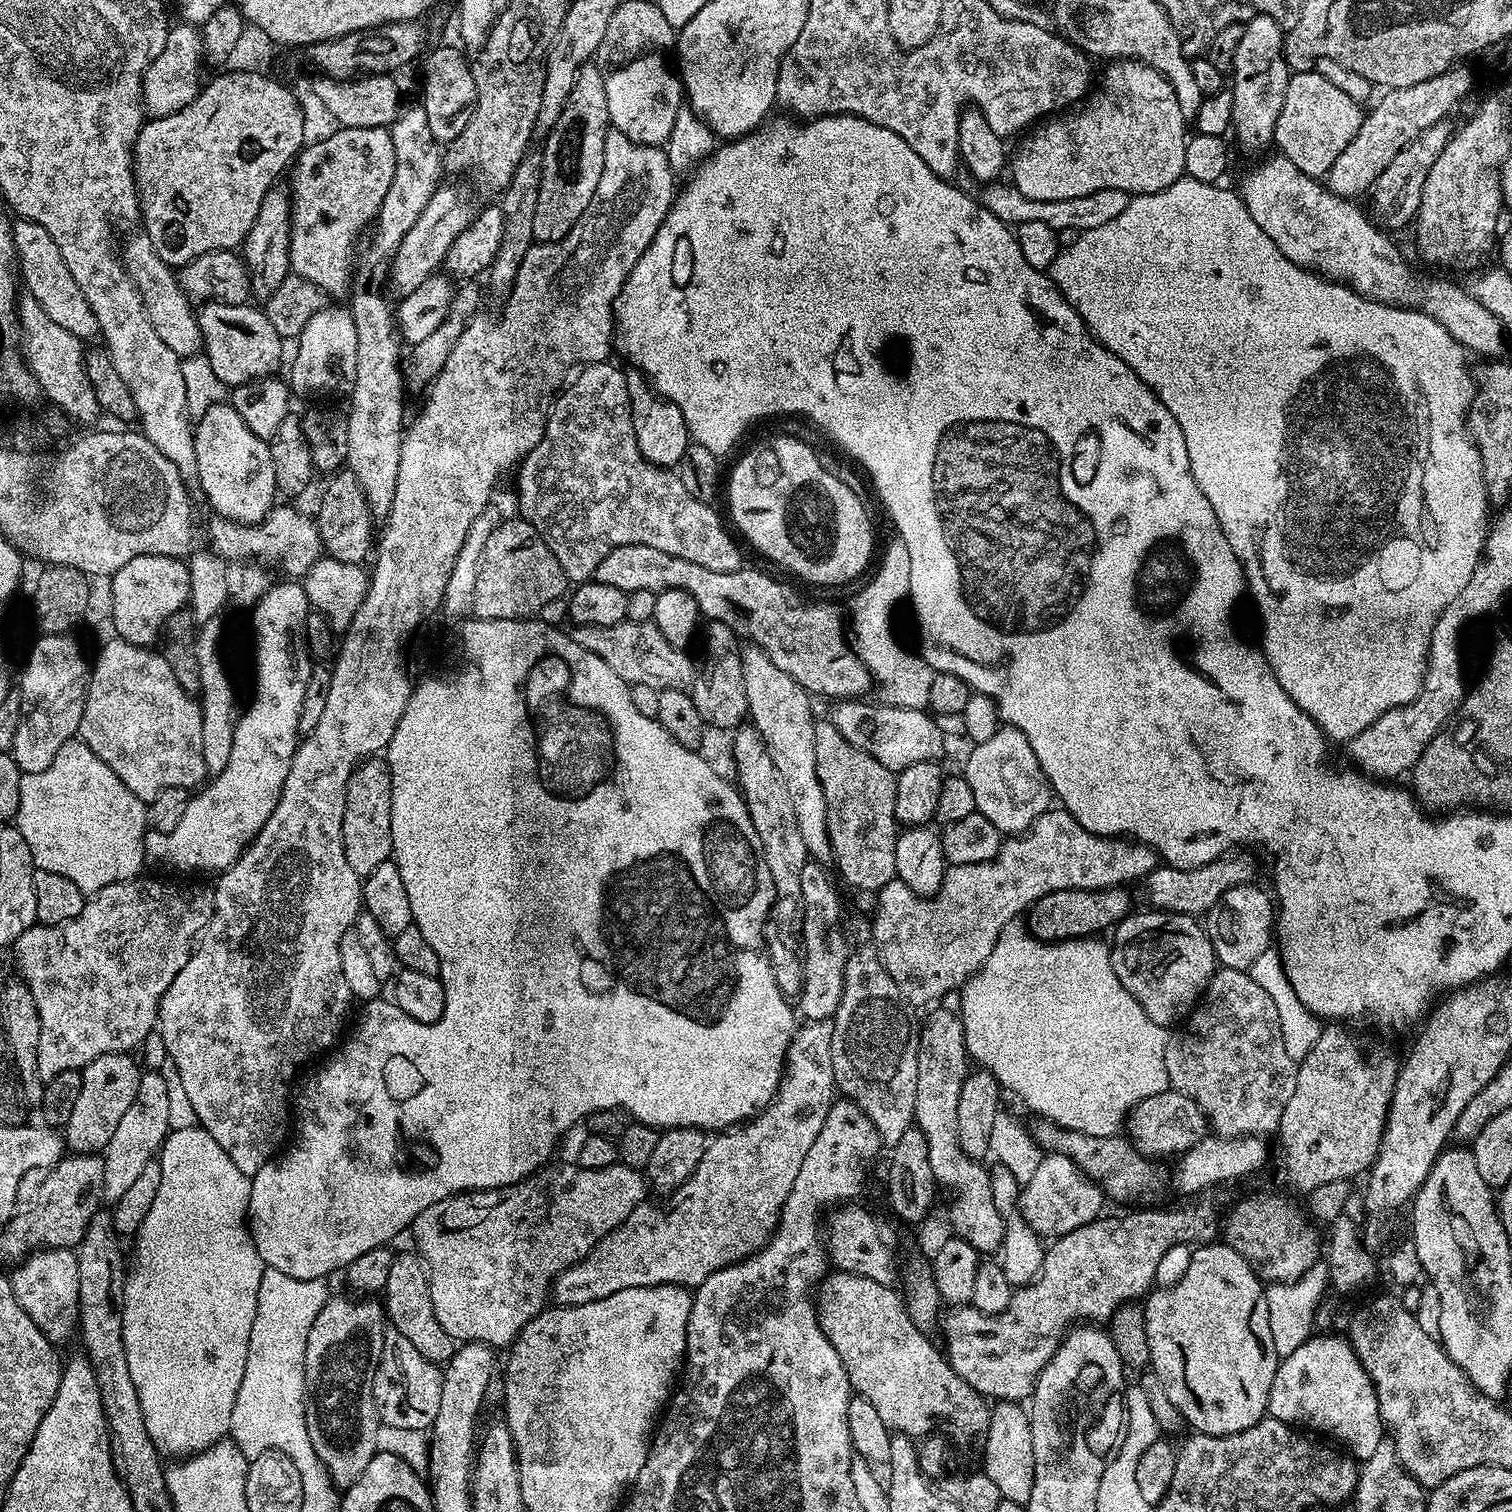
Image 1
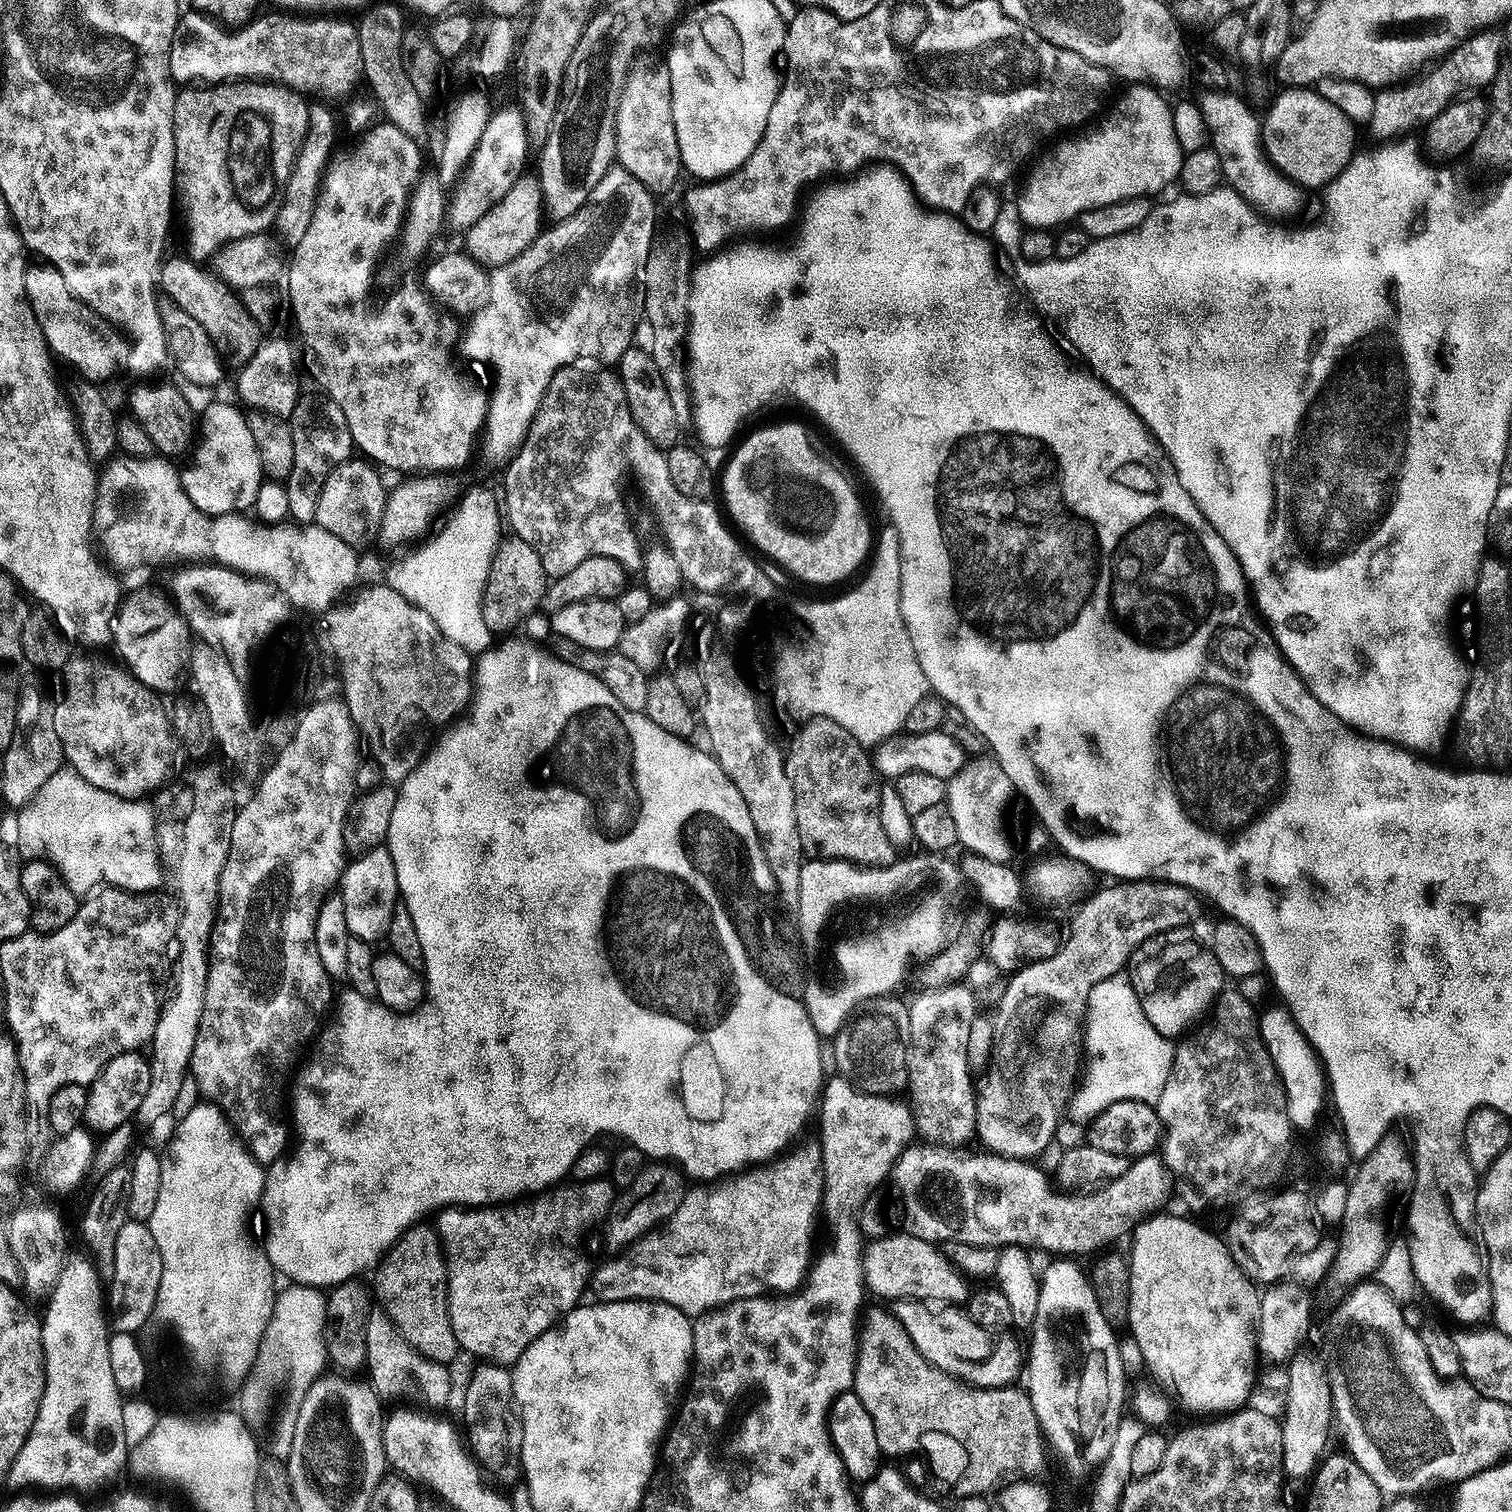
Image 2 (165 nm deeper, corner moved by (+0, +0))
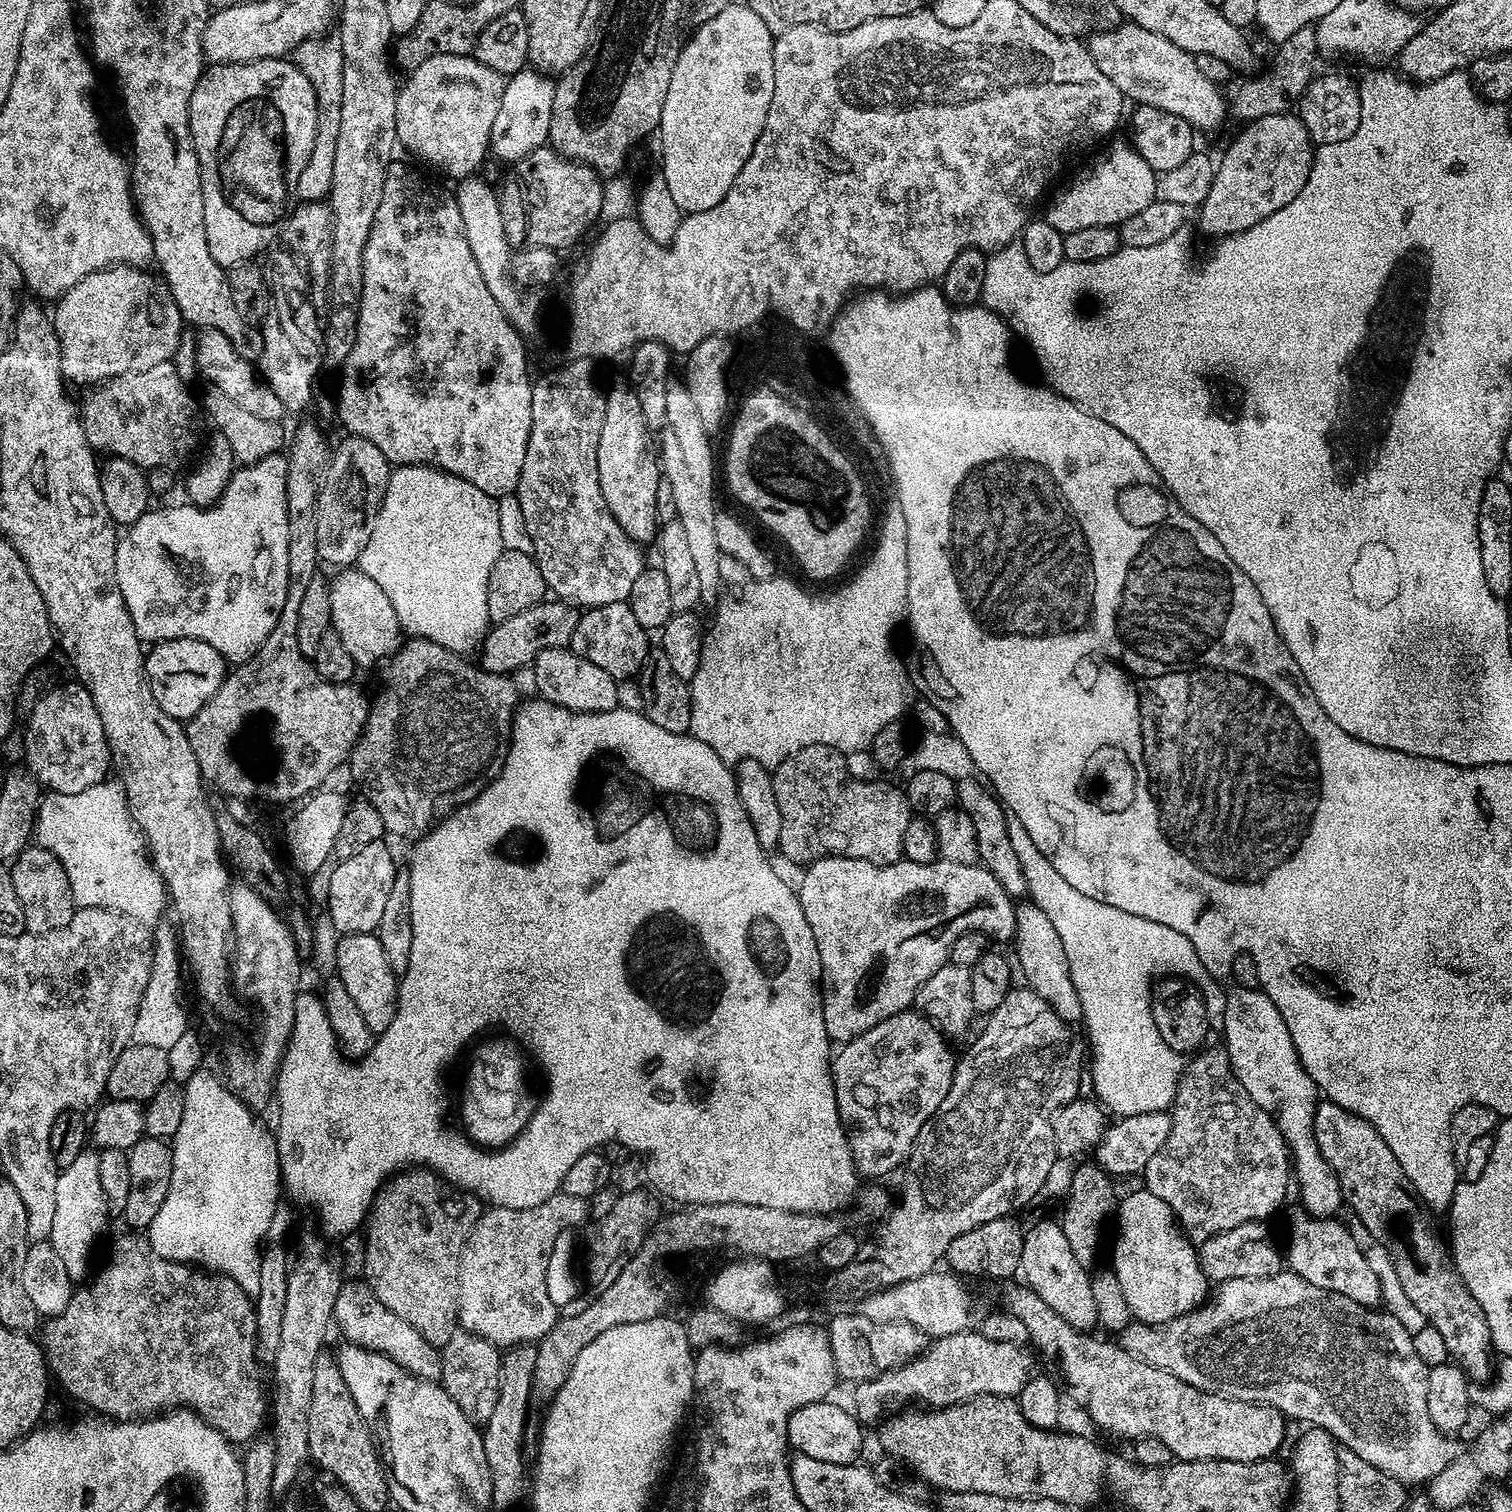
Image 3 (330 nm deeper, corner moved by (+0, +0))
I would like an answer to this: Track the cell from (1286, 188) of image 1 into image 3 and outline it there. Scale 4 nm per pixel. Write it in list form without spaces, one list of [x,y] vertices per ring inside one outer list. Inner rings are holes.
[[[1131,22],[1121,23],[1120,27],[1111,32],[1097,32],[1087,41],[1086,47],[1091,54],[1098,70],[1118,86],[1118,90],[1129,101],[1136,100],[1137,105],[1149,104],[1158,110],[1166,110],[1170,114],[1178,114],[1178,118],[1186,118],[1197,133],[1216,132],[1229,119],[1228,101],[1225,93],[1210,78],[1205,78],[1198,70],[1198,62],[1194,55],[1182,50],[1164,38],[1162,34],[1154,34]]]

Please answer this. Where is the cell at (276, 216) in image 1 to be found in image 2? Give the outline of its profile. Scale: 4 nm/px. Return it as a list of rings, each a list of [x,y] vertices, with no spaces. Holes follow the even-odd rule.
[[[312,102],[308,105],[308,129],[304,135],[304,141],[300,143],[300,151],[296,153],[292,173],[286,182],[284,201],[276,215],[275,235],[282,238],[283,243],[288,246],[302,242],[310,226],[310,220],[314,218],[316,203],[320,198],[320,188],[324,185],[324,173],[328,171],[328,165],[334,159],[332,151],[336,148],[336,116],[328,105],[331,103],[320,103],[324,104]]]

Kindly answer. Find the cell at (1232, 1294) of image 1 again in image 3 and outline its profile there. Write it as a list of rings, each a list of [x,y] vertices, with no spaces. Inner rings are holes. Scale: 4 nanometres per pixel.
[[[1147,1190],[1132,1192],[1122,1200],[1119,1201],[1118,1211],[1114,1216],[1116,1245],[1112,1248],[1110,1267],[1118,1274],[1118,1282],[1122,1282],[1122,1294],[1126,1294],[1126,1302],[1133,1317],[1141,1324],[1165,1324],[1203,1304],[1210,1292],[1210,1280],[1200,1265],[1193,1241],[1182,1231],[1170,1206],[1166,1206],[1162,1198]]]

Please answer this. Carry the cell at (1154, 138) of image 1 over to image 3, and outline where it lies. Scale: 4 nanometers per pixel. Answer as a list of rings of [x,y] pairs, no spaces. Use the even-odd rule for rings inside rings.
[[[1135,147],[1116,148],[1105,160],[1100,160],[1081,180],[1076,180],[1046,212],[1046,219],[1054,230],[1073,232],[1090,230],[1090,226],[1119,226],[1126,218],[1146,210],[1156,199],[1157,173],[1153,172]]]

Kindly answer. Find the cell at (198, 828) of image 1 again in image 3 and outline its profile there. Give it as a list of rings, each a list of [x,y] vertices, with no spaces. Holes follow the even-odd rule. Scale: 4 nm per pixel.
[[[280,454],[268,456],[256,464],[237,467],[232,475],[232,481],[228,483],[228,489],[215,506],[205,510],[203,507],[184,502],[181,508],[160,508],[157,512],[149,510],[145,512],[137,524],[131,525],[127,531],[129,532],[128,540],[121,539],[116,545],[116,581],[130,618],[134,622],[134,630],[141,641],[159,642],[162,640],[181,640],[182,638],[201,640],[206,642],[210,648],[218,650],[225,661],[232,663],[233,660],[233,665],[236,666],[249,660],[264,645],[266,638],[270,638],[270,634],[288,601],[290,522],[288,521],[287,478],[287,459]]]

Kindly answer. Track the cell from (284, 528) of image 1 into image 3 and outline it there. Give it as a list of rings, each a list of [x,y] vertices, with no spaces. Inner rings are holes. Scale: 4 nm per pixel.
[[[340,570],[335,573],[336,581],[331,581],[332,626],[331,631],[342,638],[342,646],[354,658],[357,669],[387,661],[400,650],[402,629],[400,619],[382,588],[364,572]]]

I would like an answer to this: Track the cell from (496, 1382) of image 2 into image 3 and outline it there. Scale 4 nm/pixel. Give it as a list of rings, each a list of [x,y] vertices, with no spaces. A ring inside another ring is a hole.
[[[457,1330],[446,1342],[440,1353],[442,1374],[439,1383],[458,1402],[458,1410],[466,1414],[473,1424],[482,1426],[494,1414],[494,1402],[498,1402],[498,1378],[500,1377],[501,1349],[472,1332]]]

